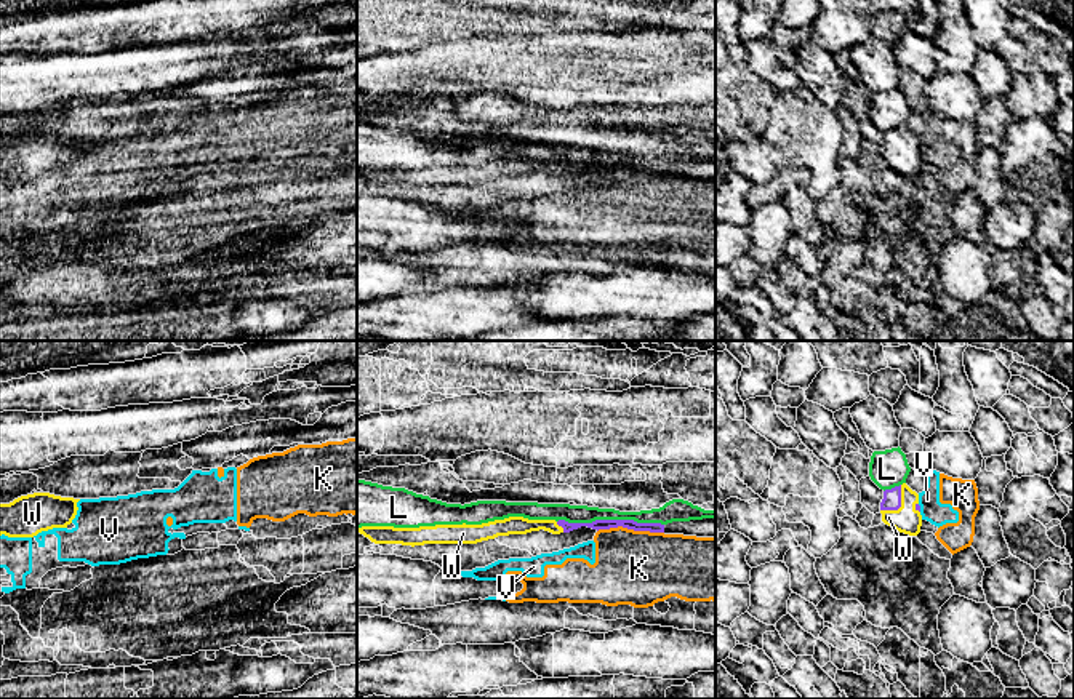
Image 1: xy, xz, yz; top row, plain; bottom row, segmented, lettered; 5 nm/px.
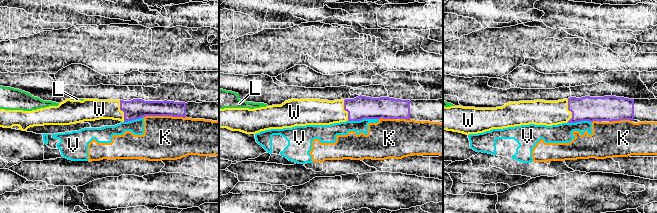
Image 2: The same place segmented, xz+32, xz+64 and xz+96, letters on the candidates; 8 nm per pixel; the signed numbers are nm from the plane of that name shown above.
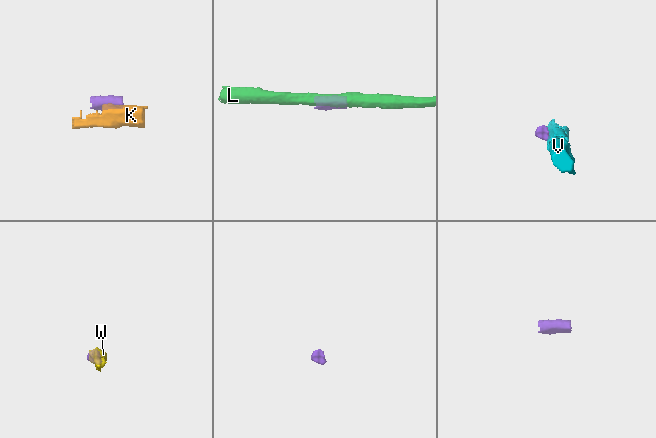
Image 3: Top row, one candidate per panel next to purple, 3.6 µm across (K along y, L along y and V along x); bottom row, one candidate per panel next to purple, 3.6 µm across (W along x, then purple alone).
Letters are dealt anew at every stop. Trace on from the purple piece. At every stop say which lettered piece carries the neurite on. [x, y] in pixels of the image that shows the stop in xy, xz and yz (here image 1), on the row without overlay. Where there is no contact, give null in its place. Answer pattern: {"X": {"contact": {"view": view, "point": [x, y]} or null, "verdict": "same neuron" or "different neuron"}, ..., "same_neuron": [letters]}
{"K": {"contact": {"view": "xz", "point": [631, 170]}, "verdict": "different neuron"}, "L": {"contact": {"view": "xz", "point": [610, 162]}, "verdict": "different neuron"}, "V": {"contact": {"view": "yz", "point": [919, 149]}, "verdict": "different neuron"}, "W": {"contact": {"view": "yz", "point": [900, 147]}, "verdict": "same neuron"}, "same_neuron": ["W"]}

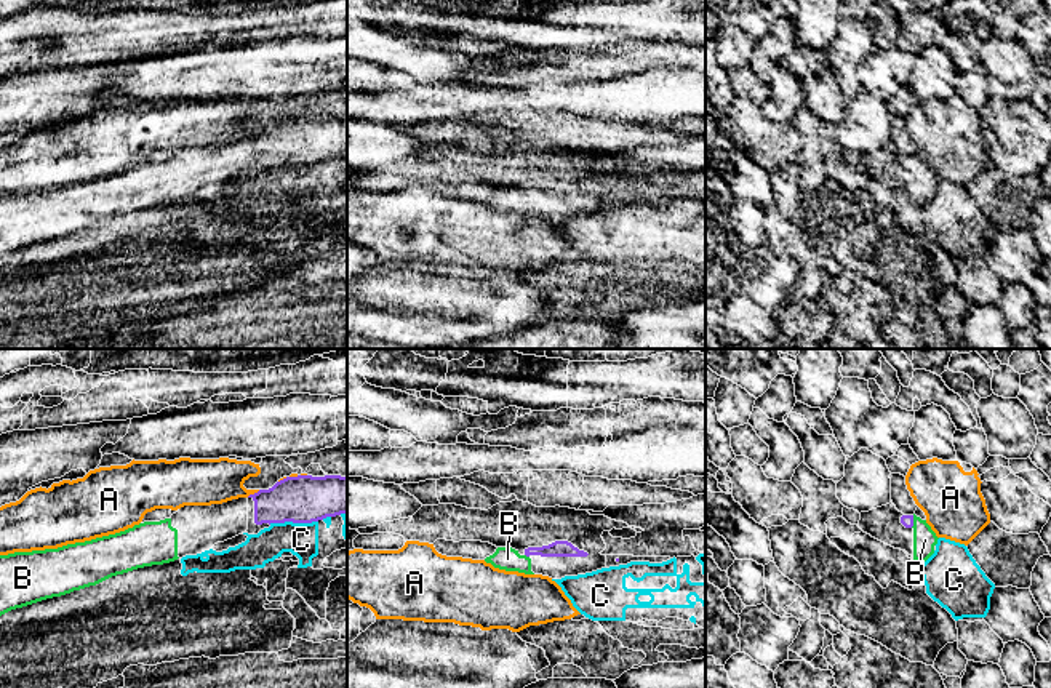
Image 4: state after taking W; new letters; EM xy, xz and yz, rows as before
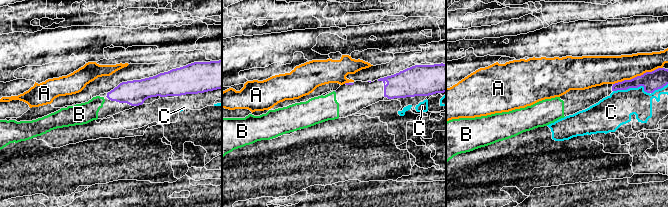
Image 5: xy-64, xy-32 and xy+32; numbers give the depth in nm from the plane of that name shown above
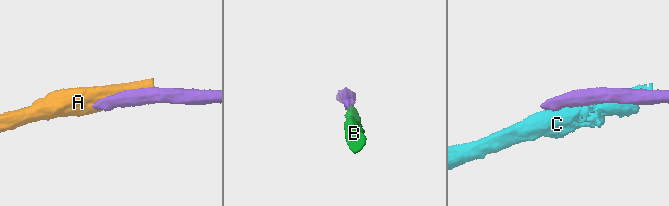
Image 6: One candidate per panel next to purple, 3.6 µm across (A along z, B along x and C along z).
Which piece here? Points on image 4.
{"A": {"contact": {"view": "xy", "point": [255, 135]}, "verdict": "different neuron"}, "B": {"contact": {"view": "xz", "point": [527, 197]}, "verdict": "same neuron"}, "C": {"contact": {"view": "xy", "point": [293, 164]}, "verdict": "different neuron"}, "same_neuron": ["B"]}

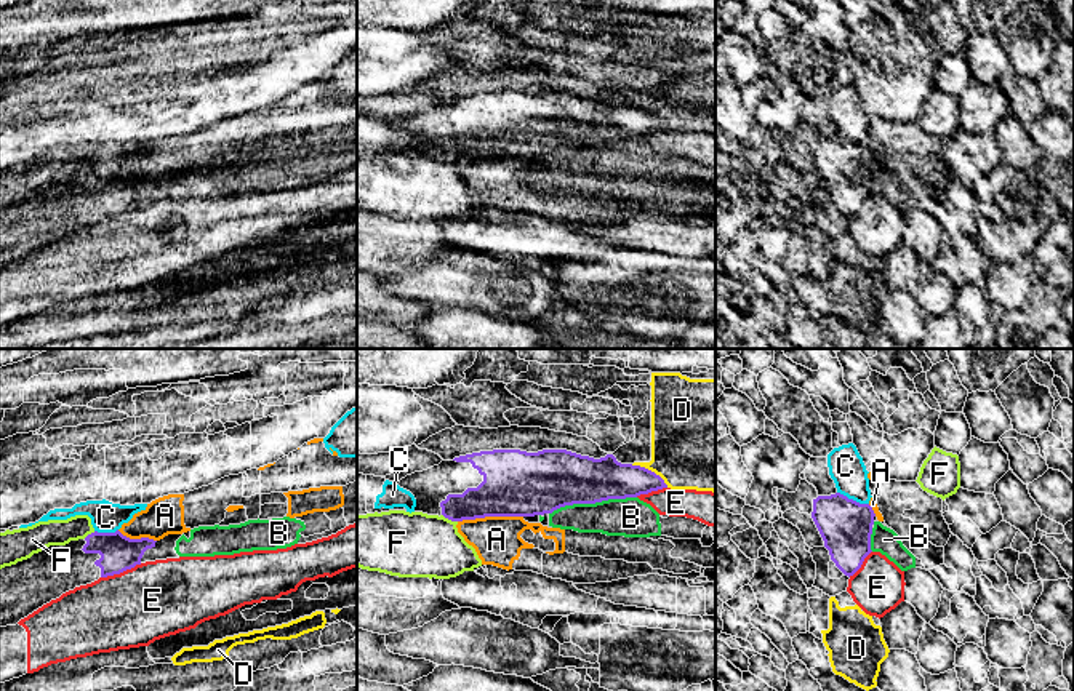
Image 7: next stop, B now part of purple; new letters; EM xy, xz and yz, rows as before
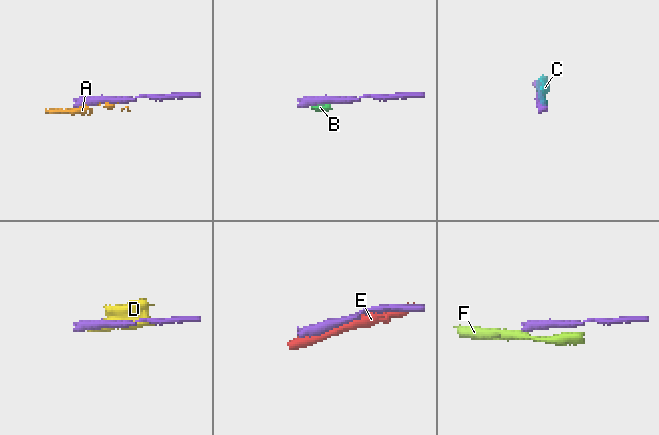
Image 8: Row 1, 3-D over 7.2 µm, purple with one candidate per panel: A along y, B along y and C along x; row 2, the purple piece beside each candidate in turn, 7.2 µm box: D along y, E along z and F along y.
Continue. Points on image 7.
{"A": {"contact": {"view": "xz", "point": [490, 157]}, "verdict": "different neuron"}, "B": {"contact": {"view": "xz", "point": [593, 144]}, "verdict": "same neuron"}, "C": {"contact": {"view": "yz", "point": [852, 141]}, "verdict": "different neuron"}, "D": {"contact": {"view": "xz", "point": [650, 112]}, "verdict": "different neuron"}, "E": {"contact": {"view": "xy", "point": [120, 213]}, "verdict": "different neuron"}, "F": {"contact": {"view": "xz", "point": [450, 160]}, "verdict": "different neuron"}, "same_neuron": ["B"]}

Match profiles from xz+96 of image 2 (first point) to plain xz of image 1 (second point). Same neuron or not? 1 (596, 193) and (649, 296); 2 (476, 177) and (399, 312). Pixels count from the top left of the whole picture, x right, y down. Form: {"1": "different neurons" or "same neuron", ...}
{"1": "same neuron", "2": "different neurons"}

